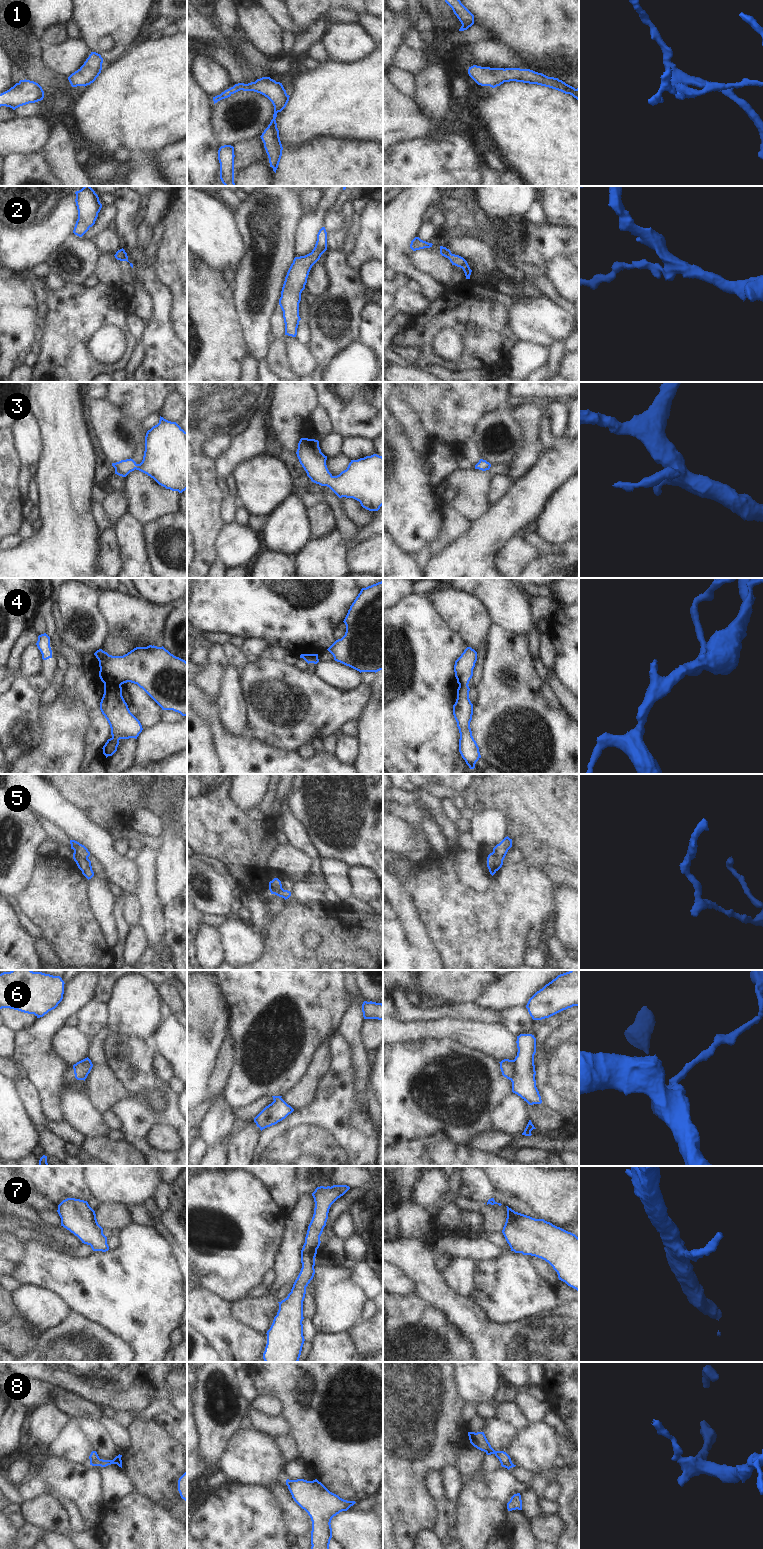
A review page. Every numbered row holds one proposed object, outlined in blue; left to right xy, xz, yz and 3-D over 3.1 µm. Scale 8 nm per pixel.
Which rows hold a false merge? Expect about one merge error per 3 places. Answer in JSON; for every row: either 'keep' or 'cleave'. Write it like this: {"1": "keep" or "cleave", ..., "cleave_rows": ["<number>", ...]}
{"1": "keep", "2": "keep", "3": "keep", "4": "cleave", "5": "cleave", "6": "cleave", "7": "keep", "8": "keep", "cleave_rows": ["4", "5", "6"]}

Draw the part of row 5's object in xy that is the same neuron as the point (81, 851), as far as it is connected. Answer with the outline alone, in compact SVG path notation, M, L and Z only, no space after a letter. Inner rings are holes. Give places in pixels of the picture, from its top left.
M70 840L70 844L71 849L74 850L73 857L79 857L84 860L89 860L88 857L90 856L90 852L84 845L80 844L75 840Z

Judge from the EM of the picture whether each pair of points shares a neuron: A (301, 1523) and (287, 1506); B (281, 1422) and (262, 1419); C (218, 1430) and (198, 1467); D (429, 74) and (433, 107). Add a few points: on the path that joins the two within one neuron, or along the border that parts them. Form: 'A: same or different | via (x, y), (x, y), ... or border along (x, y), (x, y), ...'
A: same | via (297, 1519), (291, 1510)
B: same | via (276, 1422), (267, 1422)
C: different | border along (197, 1450), (200, 1455), (200, 1461), (206, 1470)
D: same | via (430, 82), (432, 99)

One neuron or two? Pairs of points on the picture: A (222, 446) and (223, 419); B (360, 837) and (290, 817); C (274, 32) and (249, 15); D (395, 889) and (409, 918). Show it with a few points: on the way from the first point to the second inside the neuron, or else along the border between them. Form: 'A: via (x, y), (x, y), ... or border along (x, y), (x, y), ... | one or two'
A: border along (227, 433), (207, 439), (202, 448) | two
B: border along (289, 799), (293, 813), (304, 824), (313, 840) | two
C: via (268, 32), (255, 21) | one
D: via (397, 896), (406, 911) | one

